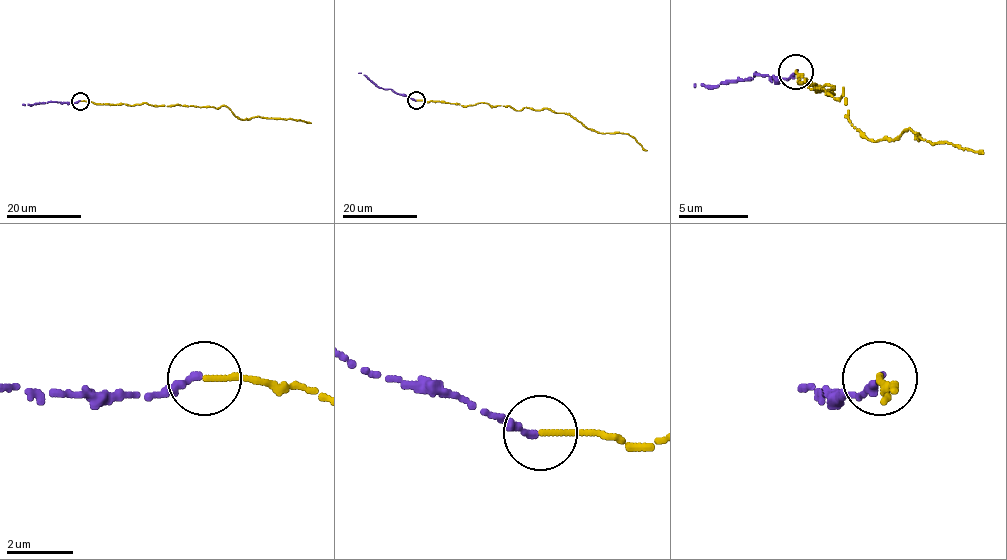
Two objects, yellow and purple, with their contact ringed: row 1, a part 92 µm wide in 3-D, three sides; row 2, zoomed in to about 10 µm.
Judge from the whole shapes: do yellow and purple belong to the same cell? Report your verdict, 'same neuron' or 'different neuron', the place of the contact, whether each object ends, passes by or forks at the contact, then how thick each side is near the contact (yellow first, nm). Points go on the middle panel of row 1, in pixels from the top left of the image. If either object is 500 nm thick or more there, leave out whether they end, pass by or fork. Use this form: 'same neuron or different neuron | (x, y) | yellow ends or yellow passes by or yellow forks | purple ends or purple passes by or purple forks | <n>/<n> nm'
same neuron | (416, 100) | yellow ends | purple ends | 150/240 nm

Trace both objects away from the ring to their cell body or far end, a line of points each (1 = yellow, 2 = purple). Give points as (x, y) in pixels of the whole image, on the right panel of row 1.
1: (795, 72), (837, 100), (844, 90), (847, 121), (875, 142), (910, 128), (983, 153)
2: (795, 72), (770, 79), (753, 72), (749, 79), (701, 86), (694, 83)

